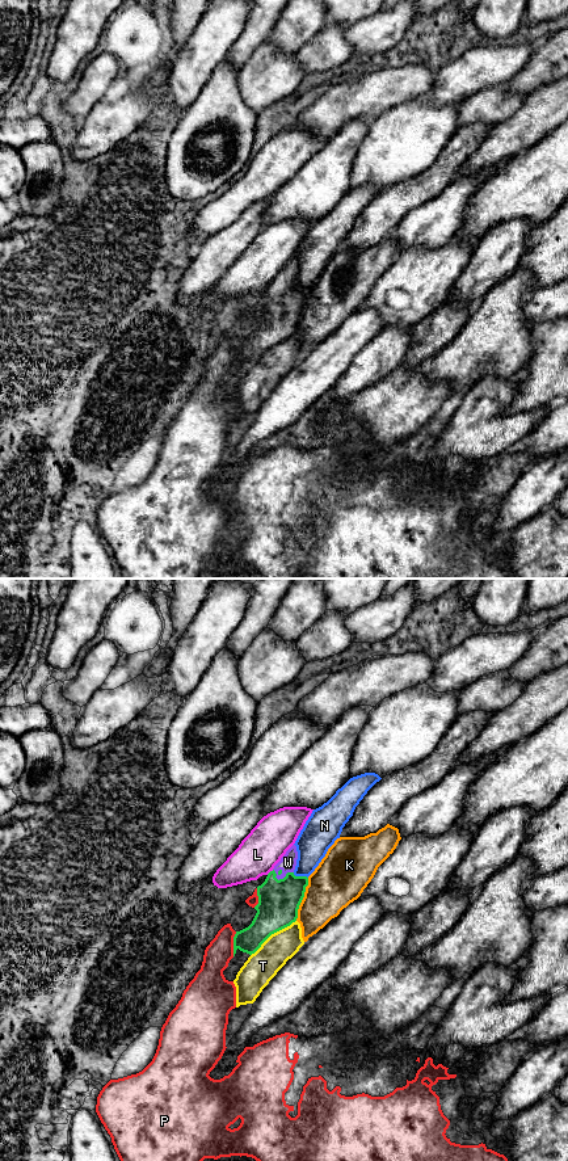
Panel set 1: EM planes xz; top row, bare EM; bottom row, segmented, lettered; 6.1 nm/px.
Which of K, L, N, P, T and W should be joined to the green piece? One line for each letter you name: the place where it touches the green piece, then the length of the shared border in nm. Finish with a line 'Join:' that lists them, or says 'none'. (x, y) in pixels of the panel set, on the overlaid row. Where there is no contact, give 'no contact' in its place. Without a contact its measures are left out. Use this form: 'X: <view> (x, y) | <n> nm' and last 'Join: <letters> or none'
W: xz (281, 879) | 130 nm
Join: W

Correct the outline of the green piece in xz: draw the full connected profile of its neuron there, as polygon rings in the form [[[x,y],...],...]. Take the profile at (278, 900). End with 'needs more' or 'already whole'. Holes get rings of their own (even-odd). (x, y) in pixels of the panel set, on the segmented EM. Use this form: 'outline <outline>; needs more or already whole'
outline [[[293,845],[257,887],[257,913],[248,927],[236,931],[233,956],[237,948],[249,955],[254,954],[272,934],[296,921],[308,886],[307,876],[294,875],[296,859],[296,846]]]; needs more

